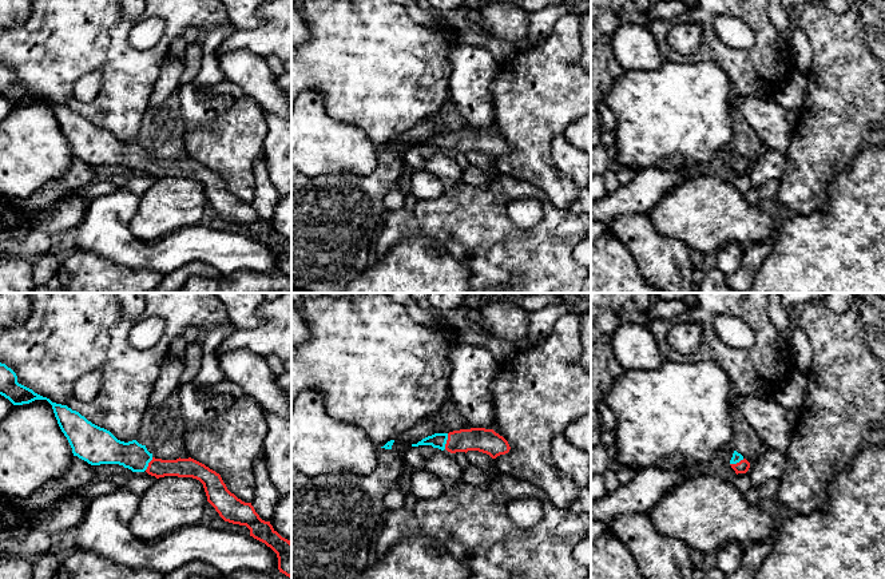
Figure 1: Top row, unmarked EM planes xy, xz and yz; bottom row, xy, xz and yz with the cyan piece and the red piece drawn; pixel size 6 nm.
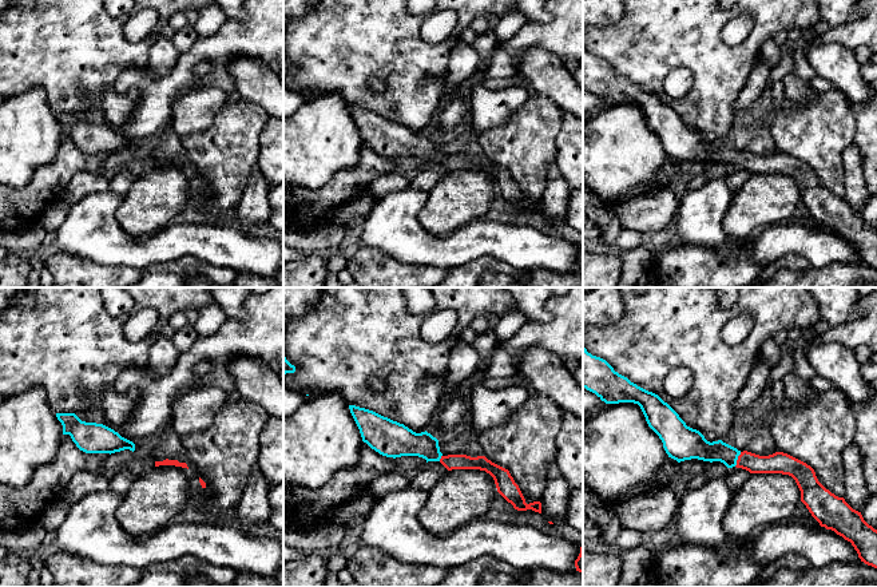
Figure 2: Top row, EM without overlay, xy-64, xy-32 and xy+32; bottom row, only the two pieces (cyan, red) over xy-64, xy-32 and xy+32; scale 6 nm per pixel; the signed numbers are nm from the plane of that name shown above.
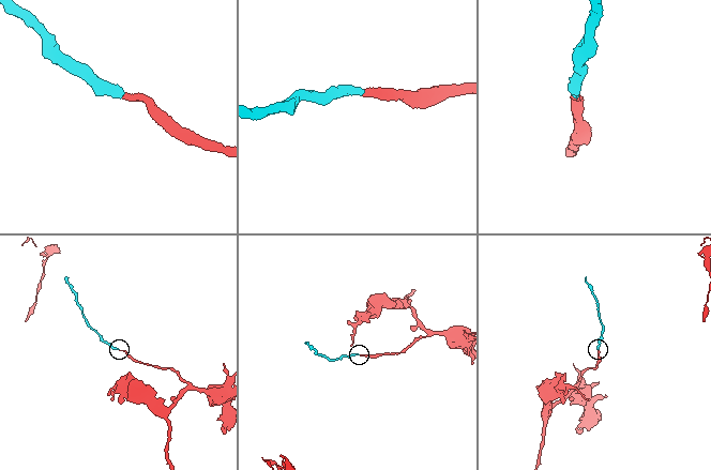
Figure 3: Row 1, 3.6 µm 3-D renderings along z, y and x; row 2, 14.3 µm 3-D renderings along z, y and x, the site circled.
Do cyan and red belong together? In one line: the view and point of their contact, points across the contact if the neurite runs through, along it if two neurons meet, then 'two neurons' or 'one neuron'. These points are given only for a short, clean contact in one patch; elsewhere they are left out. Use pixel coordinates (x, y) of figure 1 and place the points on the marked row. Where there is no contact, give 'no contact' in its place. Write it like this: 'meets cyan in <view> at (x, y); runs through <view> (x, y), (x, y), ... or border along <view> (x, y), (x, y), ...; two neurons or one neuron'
meets cyan in xz at (445, 441); runs through xz (437, 440), (445, 441), (484, 440); one neuron

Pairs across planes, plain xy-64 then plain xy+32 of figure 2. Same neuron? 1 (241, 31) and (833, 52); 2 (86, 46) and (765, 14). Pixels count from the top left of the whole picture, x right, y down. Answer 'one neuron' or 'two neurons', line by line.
1: two neurons
2: one neuron

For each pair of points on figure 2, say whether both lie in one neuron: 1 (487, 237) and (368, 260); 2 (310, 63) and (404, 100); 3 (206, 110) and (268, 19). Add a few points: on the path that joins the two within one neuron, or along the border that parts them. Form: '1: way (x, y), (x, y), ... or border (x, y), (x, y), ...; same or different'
1: border (361, 246), (380, 250), (401, 262), (417, 264); different
2: way (333, 64), (368, 99), (381, 100); same
3: border (189, 92), (218, 87), (226, 95); different

